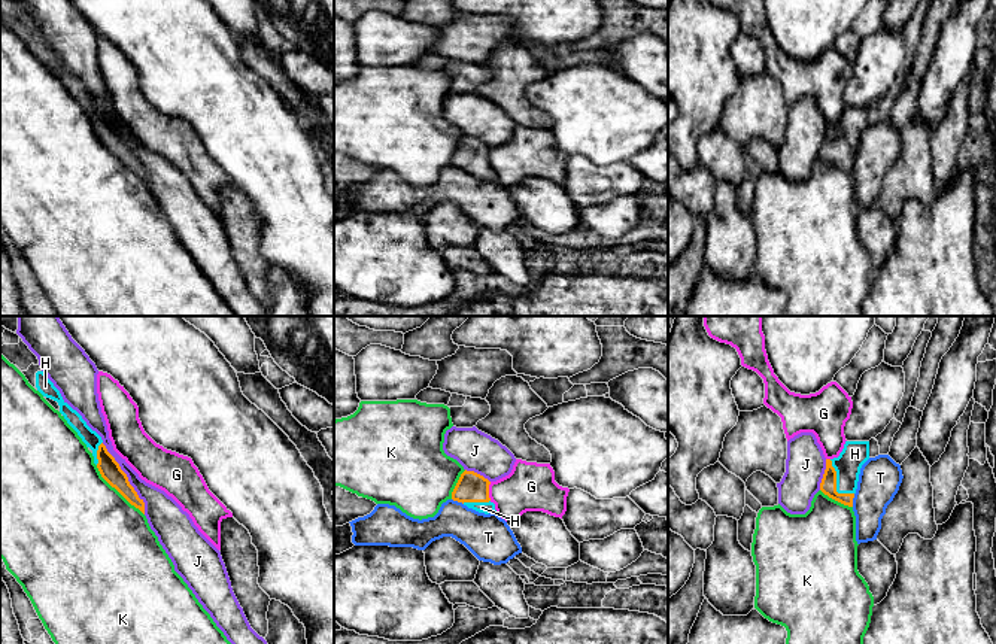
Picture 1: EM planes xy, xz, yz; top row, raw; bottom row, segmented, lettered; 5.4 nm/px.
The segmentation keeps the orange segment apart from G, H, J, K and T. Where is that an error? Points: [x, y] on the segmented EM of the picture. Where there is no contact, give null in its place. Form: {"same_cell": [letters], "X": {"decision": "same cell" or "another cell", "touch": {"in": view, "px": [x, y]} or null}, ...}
{"same_cell": ["H"], "G": {"decision": "another cell", "touch": {"in": "xz", "px": [488, 491]}}, "H": {"decision": "same cell", "touch": {"in": "yz", "px": [835, 483]}}, "J": {"decision": "another cell", "touch": {"in": "xy", "px": [127, 479]}}, "K": {"decision": "another cell", "touch": {"in": "xy", "px": [118, 491]}}, "T": {"decision": "another cell", "touch": {"in": "yz", "px": [852, 500]}}}

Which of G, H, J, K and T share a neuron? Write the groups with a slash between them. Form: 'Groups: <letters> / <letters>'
Groups: G / H / J K / T

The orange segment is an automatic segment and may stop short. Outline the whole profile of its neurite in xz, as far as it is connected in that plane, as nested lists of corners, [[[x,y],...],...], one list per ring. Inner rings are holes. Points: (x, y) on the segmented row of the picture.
[[[464,471],[452,492],[452,499],[462,502],[479,513],[495,513],[495,504],[489,498],[491,482],[474,471]]]

